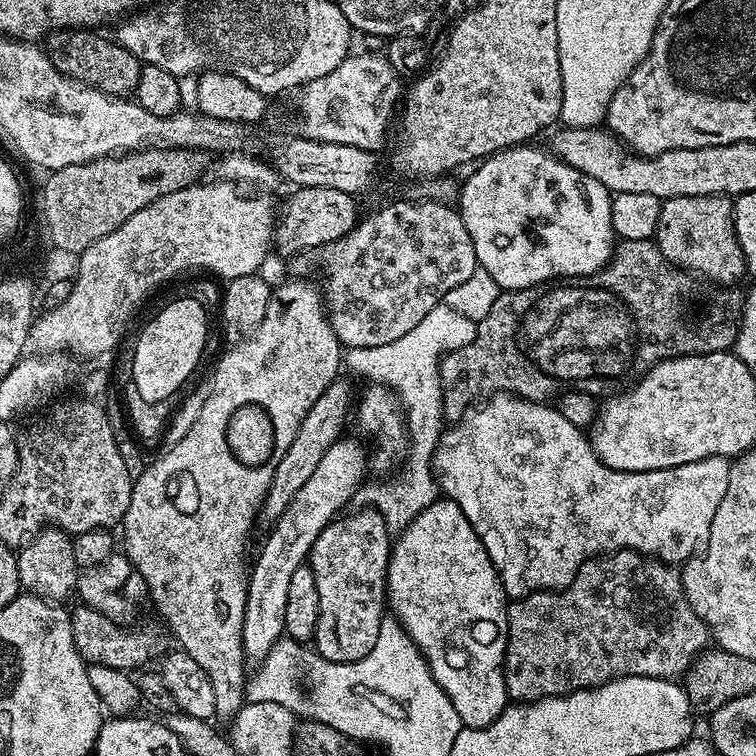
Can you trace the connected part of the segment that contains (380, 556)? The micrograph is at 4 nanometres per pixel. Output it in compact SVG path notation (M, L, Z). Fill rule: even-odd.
M379 509L360 510L346 518L339 517L320 531L309 553L319 590L324 580L340 580L336 596L356 596L360 604L376 604L376 625L384 619L383 584L387 581L388 560L391 556L390 530Z

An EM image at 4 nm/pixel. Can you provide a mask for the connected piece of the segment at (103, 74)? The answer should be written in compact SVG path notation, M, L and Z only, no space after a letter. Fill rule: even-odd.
M82 27L53 29L45 37L44 49L60 73L65 73L100 92L107 92L108 95L135 93L142 63L115 39L106 39L97 34L93 29Z

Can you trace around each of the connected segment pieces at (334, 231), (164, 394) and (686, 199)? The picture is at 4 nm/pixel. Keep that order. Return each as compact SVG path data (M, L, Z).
M310 186L309 188L296 188L293 191L293 196L285 202L284 205L279 205L278 215L274 220L274 248L281 252L284 256L292 256L295 252L300 252L303 248L308 248L311 244L317 244L317 246L323 246L332 243L332 241L337 240L339 236L345 236L348 231L350 231L358 223L358 215L356 216L356 200L357 197L351 192L343 192L342 190L332 190L330 186Z
M192 296L172 300L144 329L132 352L130 371L138 394L146 402L171 401L171 396L187 382L204 352L208 340L208 312Z
M727 195L715 196L682 196L665 199L660 206L658 226L654 243L660 253L666 257L675 268L684 268L693 276L713 285L736 284L745 279L748 267L742 248L736 237L736 227L732 221L733 201Z

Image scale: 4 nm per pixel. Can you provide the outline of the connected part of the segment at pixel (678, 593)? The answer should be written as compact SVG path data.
M609 552L584 563L574 582L565 588L531 592L509 603L508 645L504 655L506 690L513 701L527 702L547 696L566 696L579 688L594 688L617 676L657 676L659 680L672 680L687 673L694 657L709 640L709 630L688 604L680 573L673 565L653 560L641 552Z

